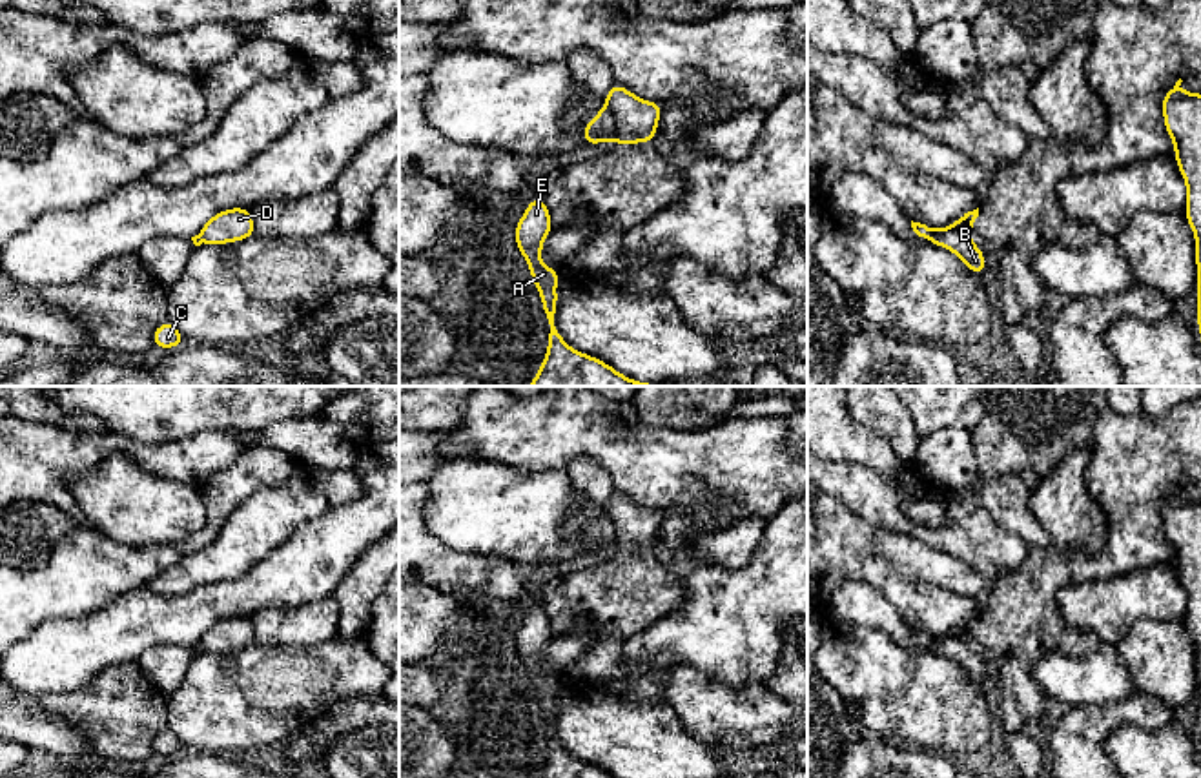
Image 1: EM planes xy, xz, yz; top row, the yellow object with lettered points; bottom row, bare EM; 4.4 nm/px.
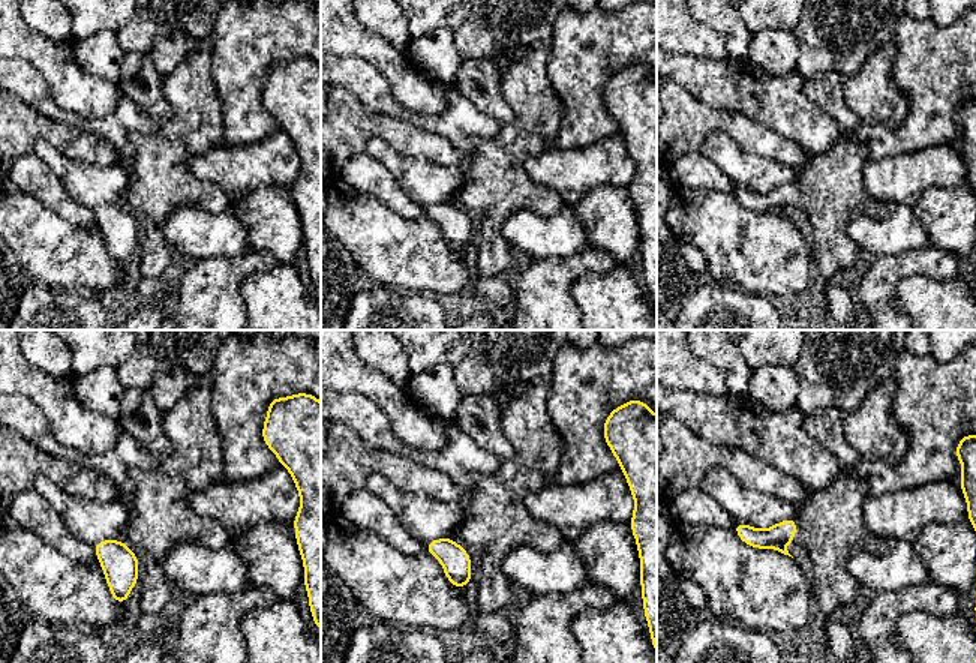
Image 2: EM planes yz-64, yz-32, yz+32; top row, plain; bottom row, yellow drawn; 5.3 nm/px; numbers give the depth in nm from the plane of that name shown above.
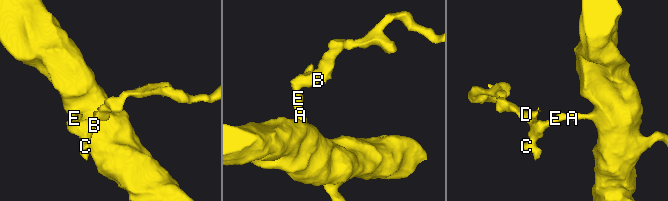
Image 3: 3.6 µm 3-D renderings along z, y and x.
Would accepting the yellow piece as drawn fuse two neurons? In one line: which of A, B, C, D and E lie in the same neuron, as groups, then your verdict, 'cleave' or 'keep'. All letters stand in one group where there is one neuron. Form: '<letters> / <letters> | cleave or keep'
A B C E / D | cleave

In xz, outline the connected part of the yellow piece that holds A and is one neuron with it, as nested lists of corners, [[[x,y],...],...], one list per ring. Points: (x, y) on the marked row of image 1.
[[[539,195],[532,197],[523,217],[519,219],[514,241],[530,268],[530,279],[539,290],[547,328],[549,348],[539,372],[529,386],[663,386],[651,383],[636,383],[607,363],[572,350],[559,335],[556,326],[558,293],[556,284],[559,270],[539,262],[541,246],[552,230],[547,204]]]

